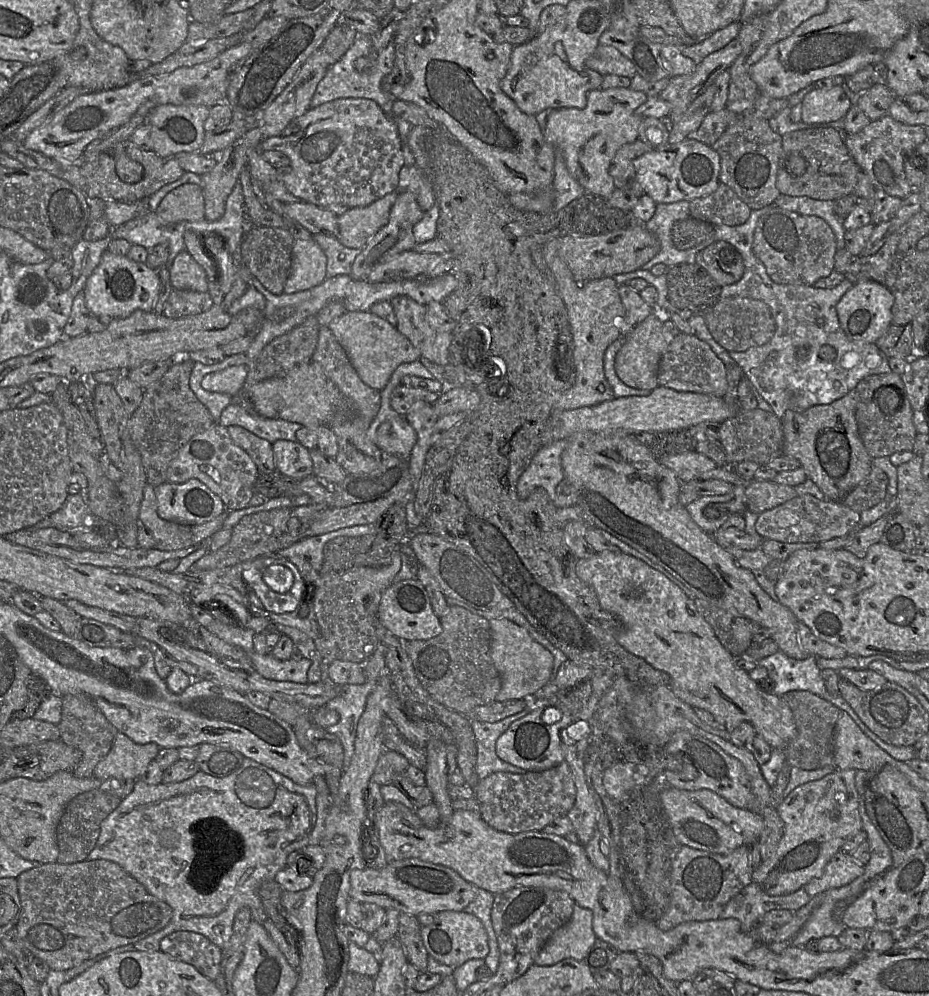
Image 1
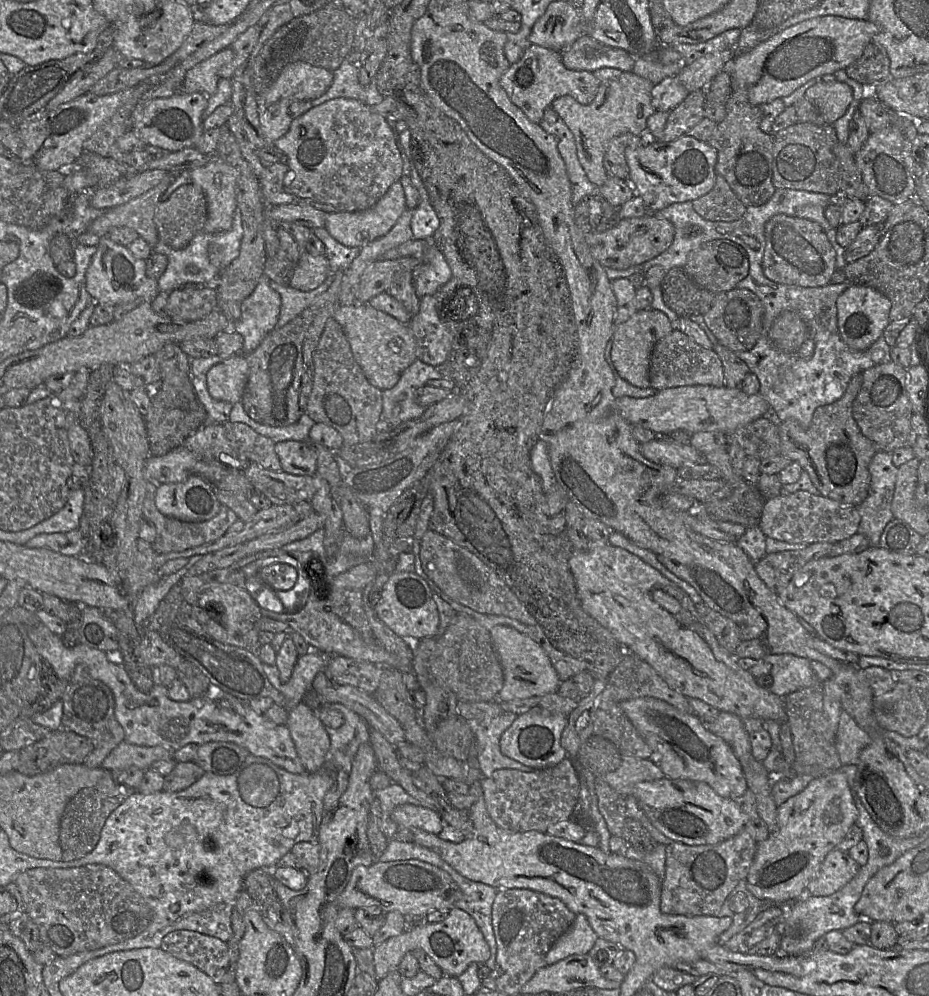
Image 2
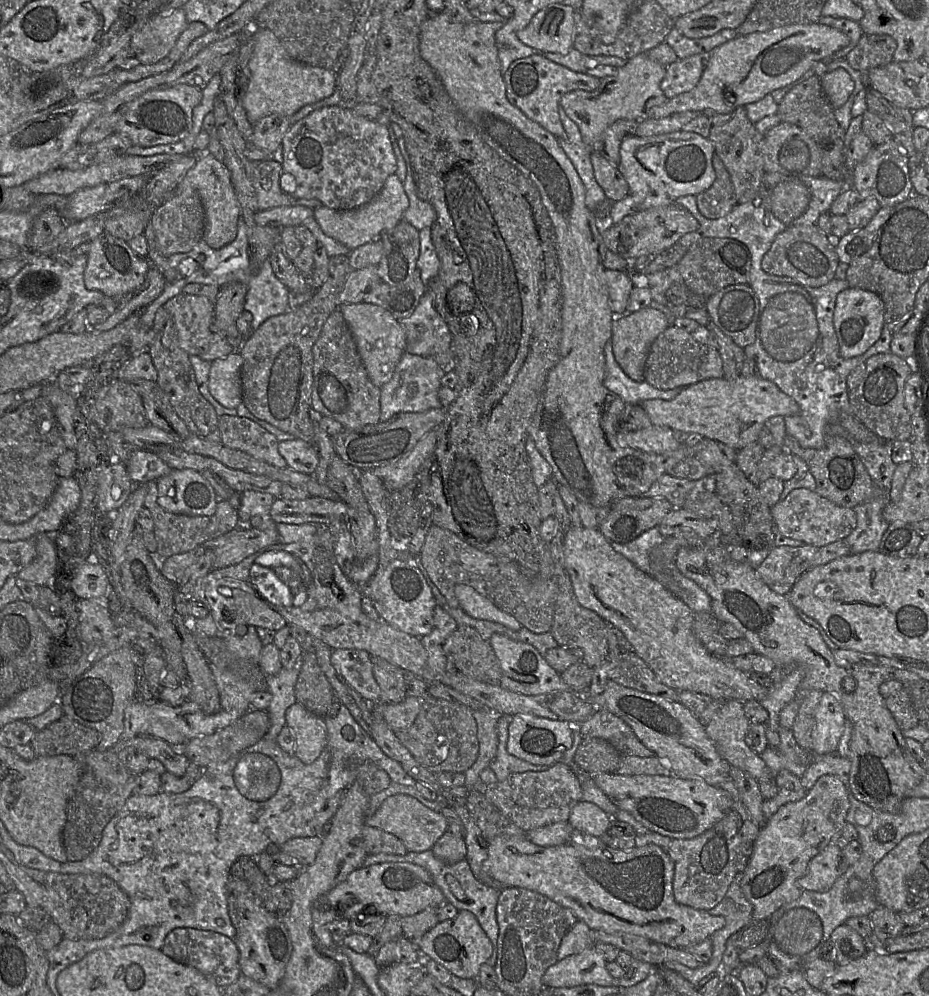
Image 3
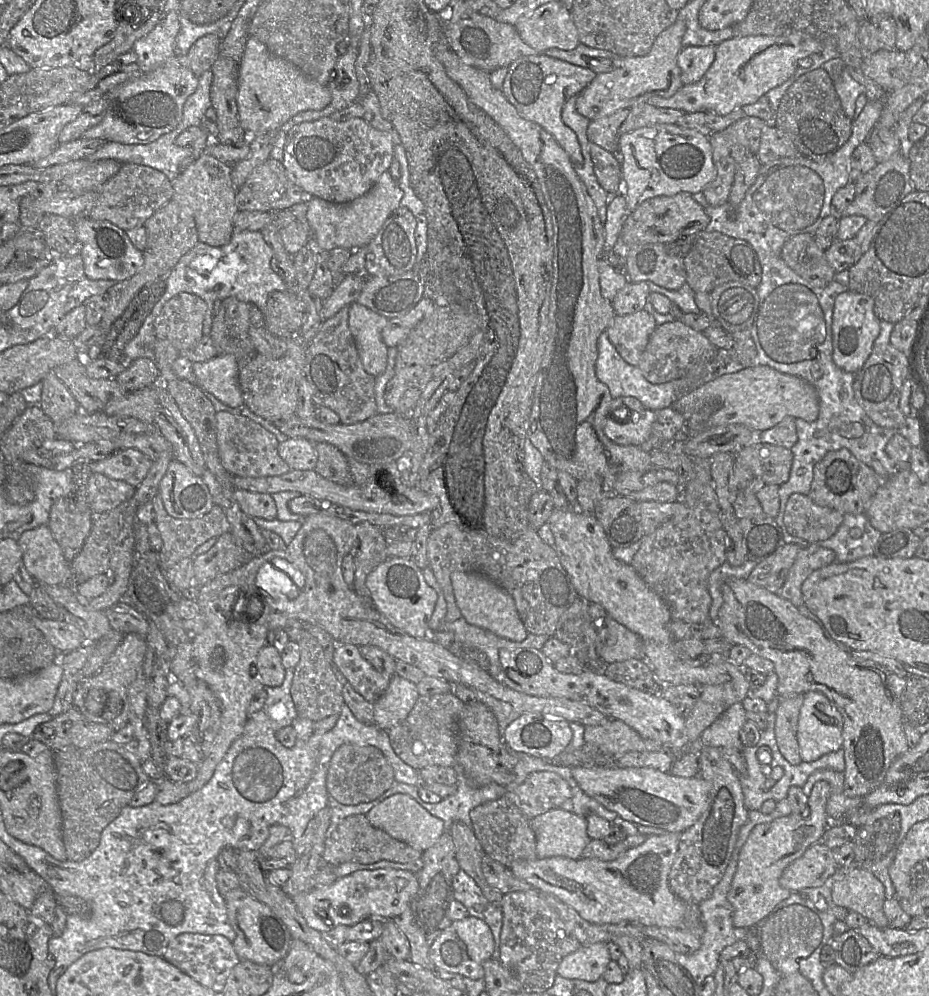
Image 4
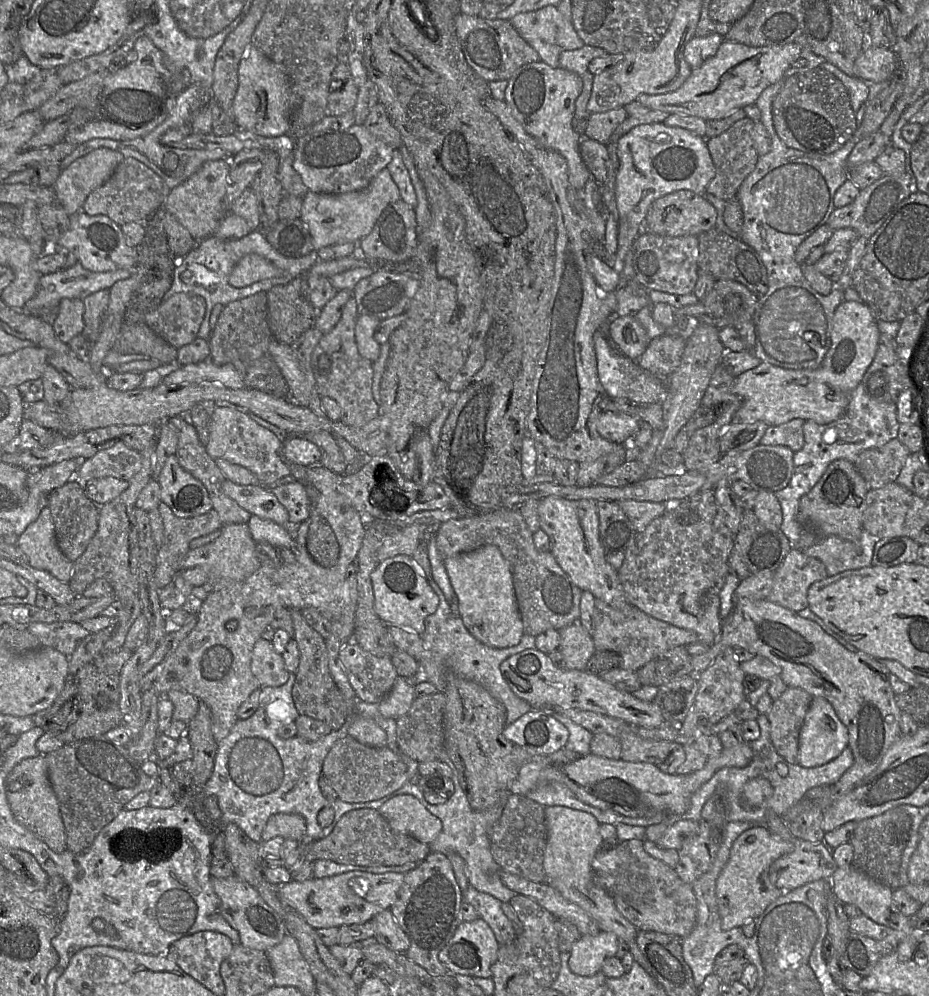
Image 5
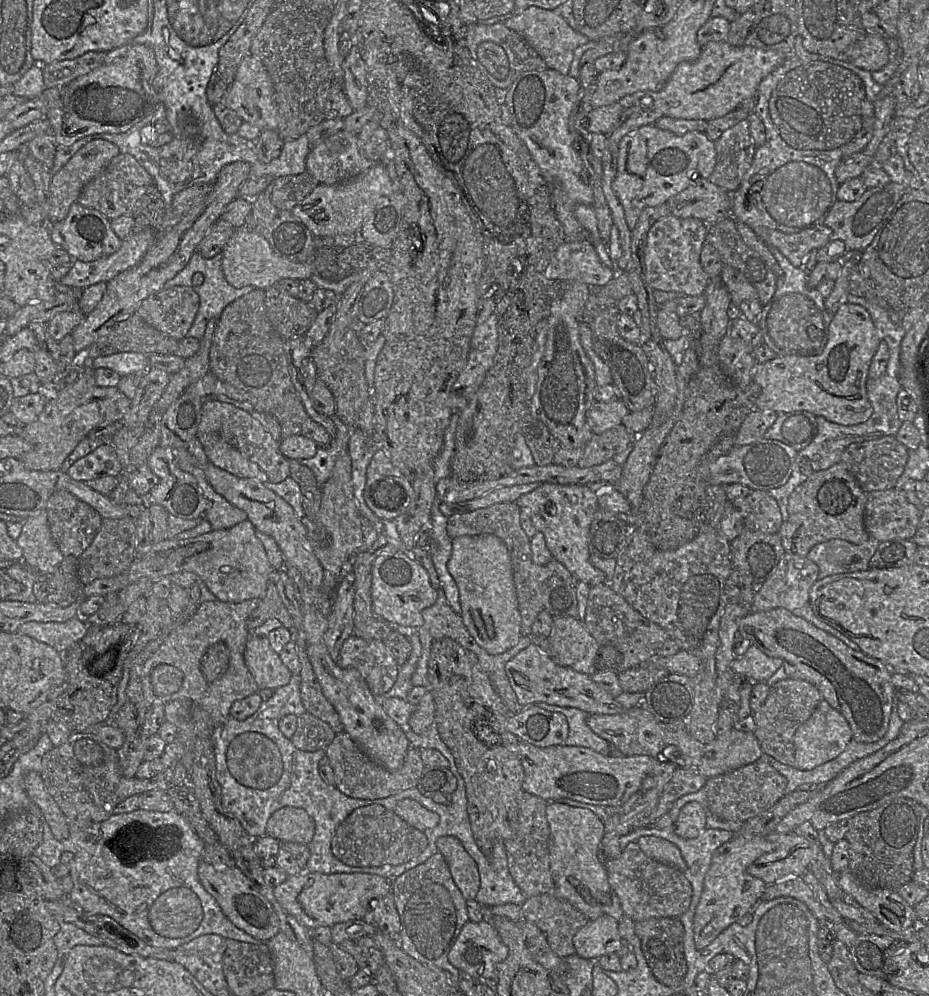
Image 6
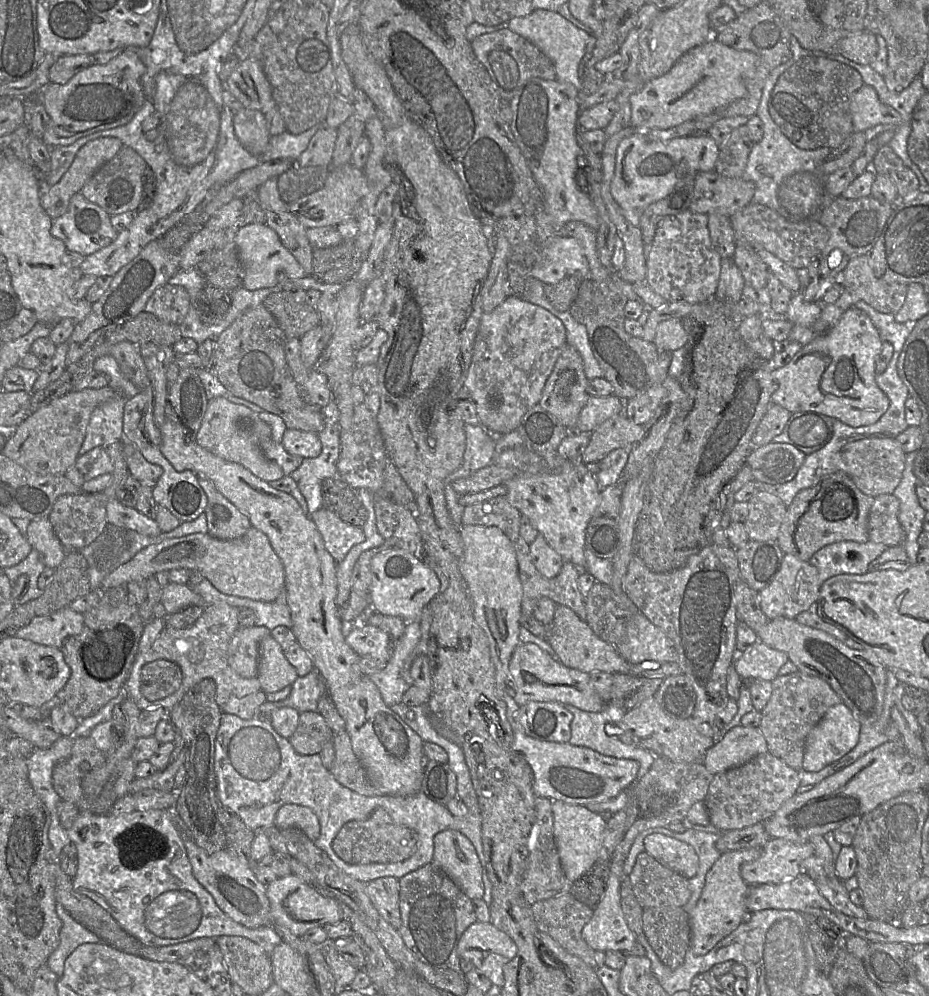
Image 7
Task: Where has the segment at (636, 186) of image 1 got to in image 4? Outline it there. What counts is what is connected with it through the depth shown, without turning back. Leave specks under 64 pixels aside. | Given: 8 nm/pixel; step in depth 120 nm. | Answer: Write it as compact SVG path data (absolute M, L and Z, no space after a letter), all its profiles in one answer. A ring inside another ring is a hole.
M629 109L590 120L587 127L588 140L603 149L616 154L618 151L619 128L629 115Z

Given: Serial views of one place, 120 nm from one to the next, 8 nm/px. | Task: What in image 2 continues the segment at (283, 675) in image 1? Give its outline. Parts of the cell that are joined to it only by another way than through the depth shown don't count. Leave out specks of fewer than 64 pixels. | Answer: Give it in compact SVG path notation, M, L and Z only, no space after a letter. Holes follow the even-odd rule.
M314 650L304 656L299 656L287 683L281 682L280 672L275 664L263 663L262 667L272 686L284 695L286 699L285 708L290 710L299 704L306 693L313 688L313 680L316 674L325 670L326 664L327 656Z

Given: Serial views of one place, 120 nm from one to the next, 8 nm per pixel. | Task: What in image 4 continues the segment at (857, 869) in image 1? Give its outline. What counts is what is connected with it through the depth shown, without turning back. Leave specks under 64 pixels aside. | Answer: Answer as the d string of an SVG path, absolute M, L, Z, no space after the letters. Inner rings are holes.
M821 840L808 847L801 857L784 869L779 883L792 892L806 887L820 887L838 869L833 850Z

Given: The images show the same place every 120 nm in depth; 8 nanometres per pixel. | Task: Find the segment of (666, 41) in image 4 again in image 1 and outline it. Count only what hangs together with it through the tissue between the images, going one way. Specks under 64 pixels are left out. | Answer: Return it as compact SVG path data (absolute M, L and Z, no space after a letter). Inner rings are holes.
M629 87L595 89L588 92L585 108L557 108L548 113L544 138L563 155L568 172L586 193L603 199L613 193L615 186L609 174L611 161L620 147L638 139L644 118L635 114L635 110L646 101L645 93Z

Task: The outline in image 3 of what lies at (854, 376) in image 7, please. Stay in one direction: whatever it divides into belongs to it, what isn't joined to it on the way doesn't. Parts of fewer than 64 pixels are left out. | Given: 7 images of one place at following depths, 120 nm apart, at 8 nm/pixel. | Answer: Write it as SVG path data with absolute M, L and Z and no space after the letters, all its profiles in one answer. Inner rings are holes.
M849 287L837 295L833 322L841 356L846 359L860 356L880 338L886 324L884 302L872 291ZM738 376L735 379L710 378L683 387L672 400L651 399L640 403L652 425L673 431L697 433L720 441L736 451L757 441L768 419L792 416L800 411L798 403L770 380L759 376Z

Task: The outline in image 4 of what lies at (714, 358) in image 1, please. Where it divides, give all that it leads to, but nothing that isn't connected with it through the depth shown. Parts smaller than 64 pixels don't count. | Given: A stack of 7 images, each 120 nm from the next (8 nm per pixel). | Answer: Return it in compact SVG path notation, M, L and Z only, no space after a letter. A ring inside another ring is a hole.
M674 320L656 327L642 353L638 367L649 382L661 384L682 378L693 365L707 365L717 353L718 348L704 333L694 330L680 320Z

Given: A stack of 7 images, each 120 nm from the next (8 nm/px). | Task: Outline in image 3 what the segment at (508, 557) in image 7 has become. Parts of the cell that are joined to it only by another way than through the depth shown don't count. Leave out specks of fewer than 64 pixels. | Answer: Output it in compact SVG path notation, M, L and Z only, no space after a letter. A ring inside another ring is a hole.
M458 584L455 587L455 594L460 607L471 617L497 622L514 631L522 628L522 625L514 616L499 609L492 601L471 586Z

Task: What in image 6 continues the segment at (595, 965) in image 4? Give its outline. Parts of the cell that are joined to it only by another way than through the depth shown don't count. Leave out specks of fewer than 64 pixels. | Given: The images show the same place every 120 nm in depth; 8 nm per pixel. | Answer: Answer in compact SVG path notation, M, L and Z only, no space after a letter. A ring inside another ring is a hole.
M610 915L589 920L573 936L572 942L575 954L587 960L598 960L603 955L617 953L622 943L618 921Z

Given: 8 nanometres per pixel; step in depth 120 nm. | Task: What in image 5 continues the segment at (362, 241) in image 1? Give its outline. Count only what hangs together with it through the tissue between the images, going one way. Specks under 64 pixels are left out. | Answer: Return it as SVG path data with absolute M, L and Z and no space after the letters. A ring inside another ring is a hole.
M387 168L382 169L363 190L343 194L324 194L308 191L303 197L300 220L308 228L313 239L314 250L348 242L358 243L373 229L382 211L392 202L401 199L400 191Z

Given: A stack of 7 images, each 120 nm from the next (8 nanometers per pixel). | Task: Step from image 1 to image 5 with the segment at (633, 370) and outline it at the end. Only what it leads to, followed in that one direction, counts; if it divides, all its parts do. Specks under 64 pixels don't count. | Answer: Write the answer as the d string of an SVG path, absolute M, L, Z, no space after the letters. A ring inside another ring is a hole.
M613 316L609 320L609 341L623 355L637 361L646 350L650 338L634 316Z

